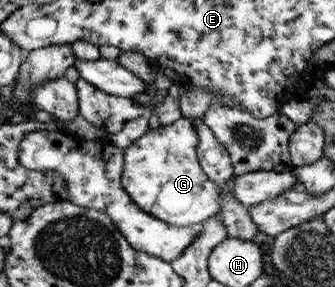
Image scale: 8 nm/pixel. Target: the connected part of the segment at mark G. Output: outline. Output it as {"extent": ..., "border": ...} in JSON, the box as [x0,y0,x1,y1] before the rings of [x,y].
{"extent":[122,118,224,226],"border":[[[181,118],[172,125],[151,129],[124,152],[122,187],[132,201],[150,215],[175,226],[202,224],[224,205],[221,188],[206,175],[198,155],[200,139],[192,121]]]}

